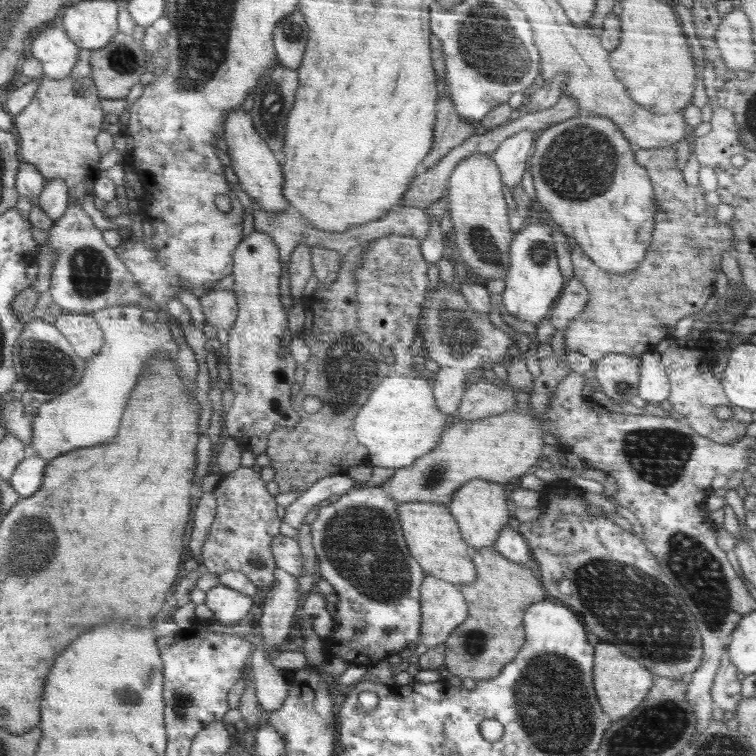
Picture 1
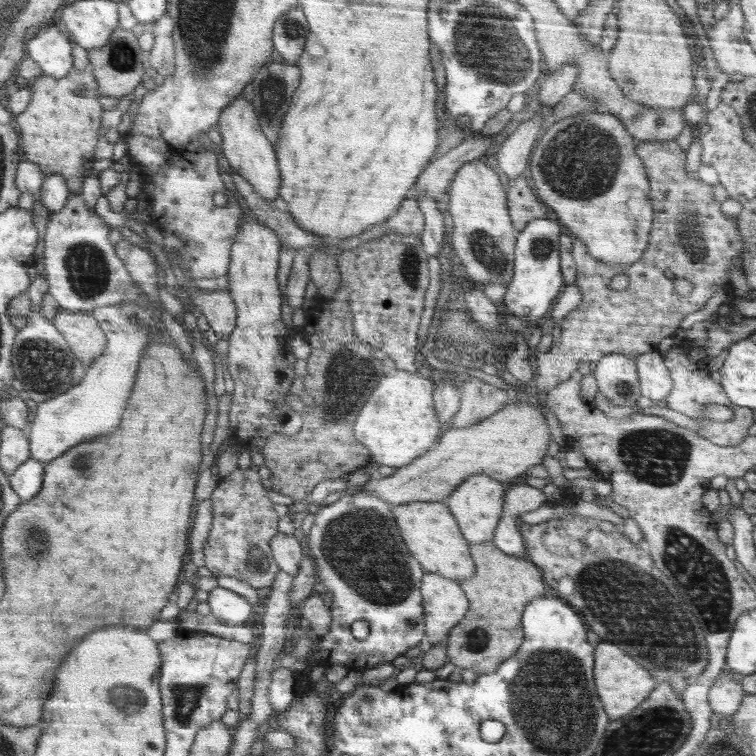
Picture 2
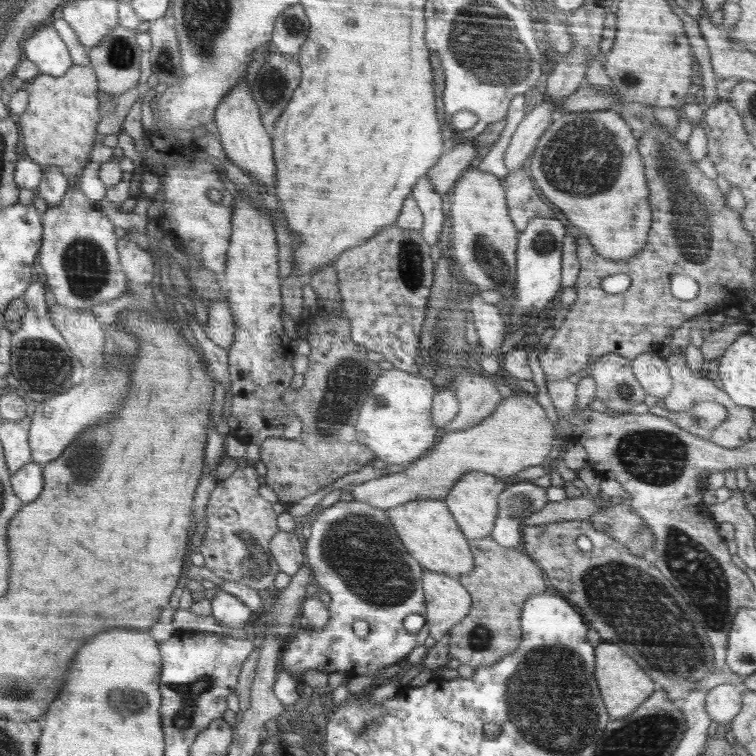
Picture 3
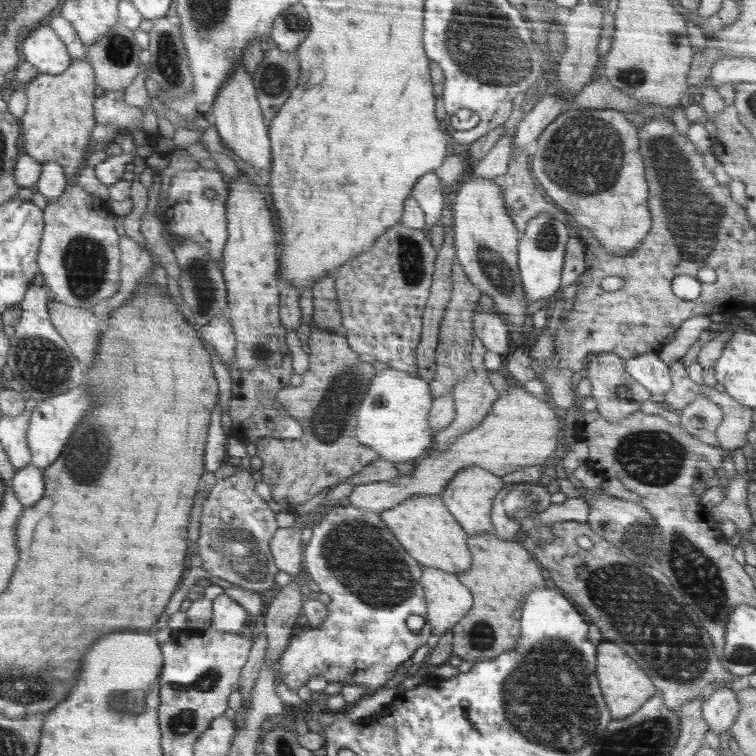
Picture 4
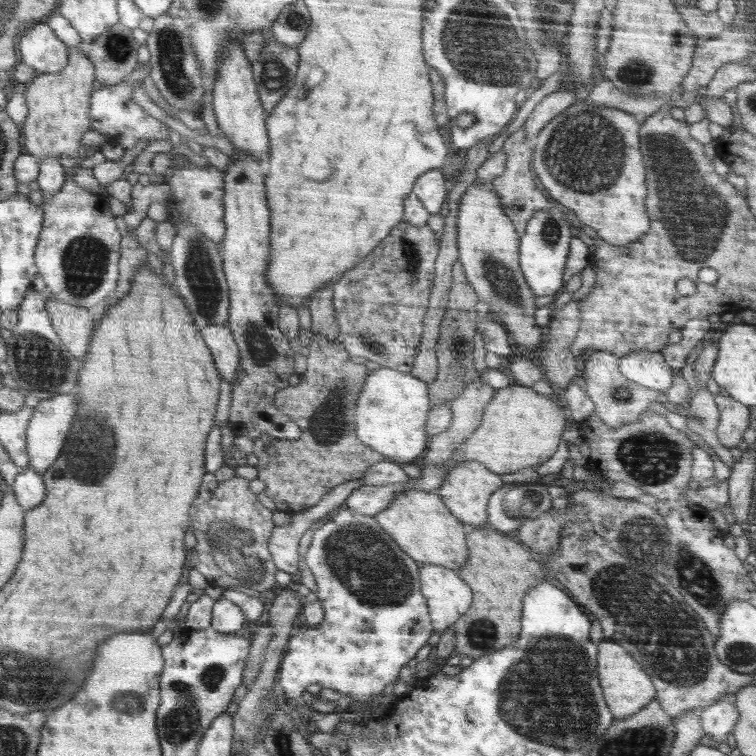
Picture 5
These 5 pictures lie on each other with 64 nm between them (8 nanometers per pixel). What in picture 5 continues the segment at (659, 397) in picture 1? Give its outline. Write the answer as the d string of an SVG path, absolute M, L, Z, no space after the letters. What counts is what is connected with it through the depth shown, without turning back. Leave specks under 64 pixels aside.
M636 349L620 358L619 369L628 380L660 393L674 384L662 352Z

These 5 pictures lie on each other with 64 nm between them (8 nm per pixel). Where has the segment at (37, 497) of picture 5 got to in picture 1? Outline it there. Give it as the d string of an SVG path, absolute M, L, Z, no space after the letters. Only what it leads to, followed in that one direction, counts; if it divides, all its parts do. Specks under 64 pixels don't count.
M32 452L19 466L11 483L23 498L30 498L43 488L45 473L49 464L44 458Z

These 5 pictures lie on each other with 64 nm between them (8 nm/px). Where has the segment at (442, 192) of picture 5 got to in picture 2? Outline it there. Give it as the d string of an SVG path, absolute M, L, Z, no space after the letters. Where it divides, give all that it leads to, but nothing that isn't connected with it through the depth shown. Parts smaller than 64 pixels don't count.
M416 196L417 206L424 214L425 228L421 233L424 250L432 257L438 257L444 248L443 234L448 230L449 223L447 216L438 210L437 200L428 196Z

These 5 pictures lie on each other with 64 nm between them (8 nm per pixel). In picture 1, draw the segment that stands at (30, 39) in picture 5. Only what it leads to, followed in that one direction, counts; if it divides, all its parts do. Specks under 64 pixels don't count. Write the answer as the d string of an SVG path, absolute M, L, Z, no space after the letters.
M52 26L35 39L32 50L32 56L44 63L48 77L63 79L75 72L83 48L64 26Z

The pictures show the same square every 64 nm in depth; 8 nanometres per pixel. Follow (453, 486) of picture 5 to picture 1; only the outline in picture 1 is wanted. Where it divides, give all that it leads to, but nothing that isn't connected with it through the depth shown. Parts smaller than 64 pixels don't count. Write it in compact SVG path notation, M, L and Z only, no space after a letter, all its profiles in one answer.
M475 478L466 482L450 499L448 506L451 513L454 515L456 522L459 523L463 538L472 549L494 546L503 530L503 526L512 521L510 515L508 515L506 492L500 483Z

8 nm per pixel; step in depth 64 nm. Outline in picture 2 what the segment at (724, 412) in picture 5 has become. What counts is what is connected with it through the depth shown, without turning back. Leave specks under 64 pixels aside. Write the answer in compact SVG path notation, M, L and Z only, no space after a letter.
M686 338L679 347L672 346L670 350L665 352L667 369L671 370L671 377L674 382L671 392L665 398L666 406L676 412L689 416L690 412L700 410L705 404L723 404L727 406L734 412L734 416L730 420L722 423L714 423L709 422L709 420L703 421L700 419L698 432L705 434L704 438L711 439L713 443L717 443L720 446L736 446L748 436L748 428L754 424L752 410L734 404L727 397L727 393L721 384L717 384L712 378L708 378L708 374L702 374L702 370L699 370L697 366L690 363L688 353L691 347L692 343Z

